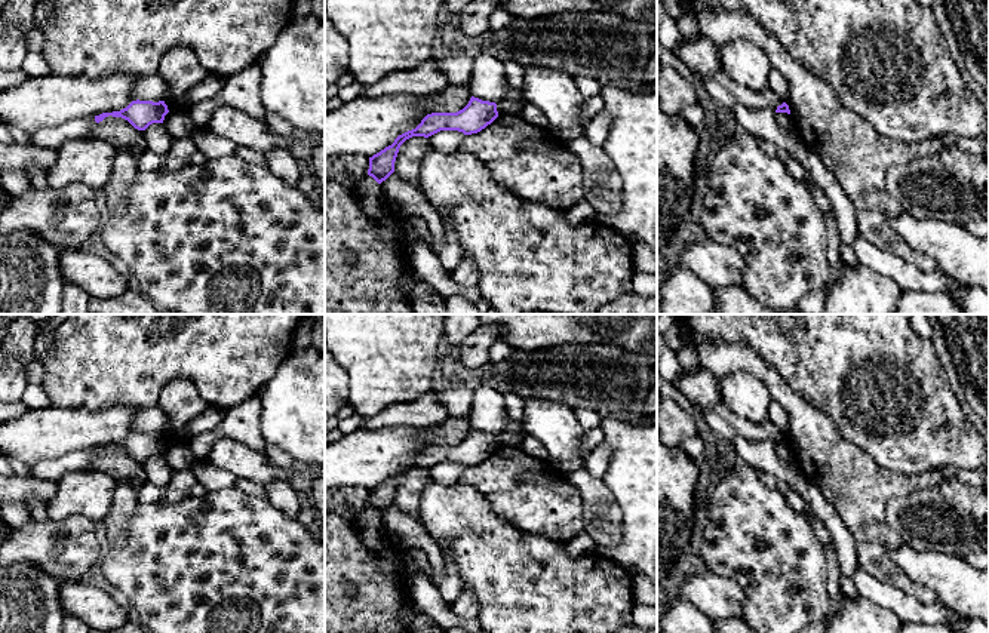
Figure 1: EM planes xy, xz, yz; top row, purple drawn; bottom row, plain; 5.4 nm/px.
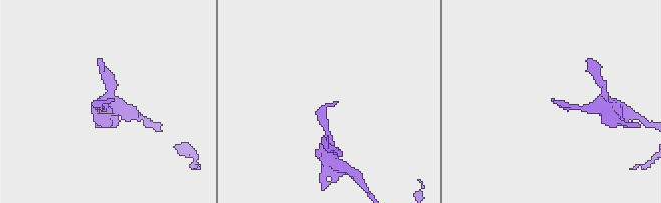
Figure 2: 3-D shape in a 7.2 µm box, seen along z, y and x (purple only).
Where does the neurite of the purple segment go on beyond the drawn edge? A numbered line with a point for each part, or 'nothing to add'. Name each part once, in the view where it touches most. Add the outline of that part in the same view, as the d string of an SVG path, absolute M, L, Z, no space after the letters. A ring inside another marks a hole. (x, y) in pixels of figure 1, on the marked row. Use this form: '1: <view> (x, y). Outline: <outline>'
nothing to add

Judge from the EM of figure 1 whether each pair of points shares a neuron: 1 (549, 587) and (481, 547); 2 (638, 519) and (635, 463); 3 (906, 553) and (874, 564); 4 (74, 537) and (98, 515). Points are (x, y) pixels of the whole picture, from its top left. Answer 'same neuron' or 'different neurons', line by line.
1: same neuron
2: same neuron
3: different neurons
4: different neurons

